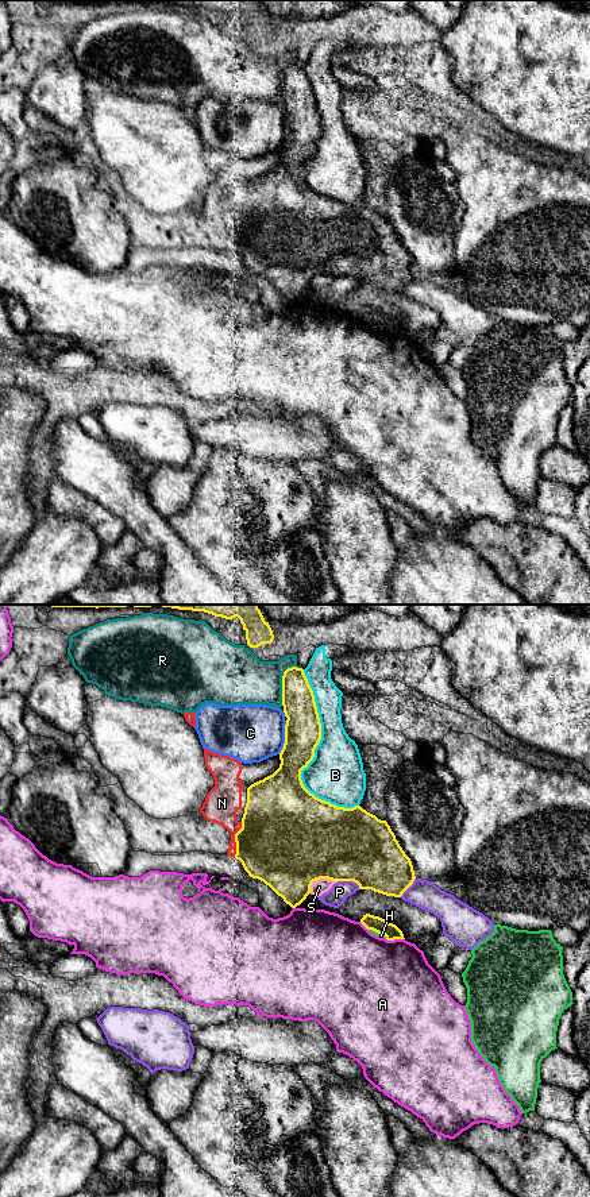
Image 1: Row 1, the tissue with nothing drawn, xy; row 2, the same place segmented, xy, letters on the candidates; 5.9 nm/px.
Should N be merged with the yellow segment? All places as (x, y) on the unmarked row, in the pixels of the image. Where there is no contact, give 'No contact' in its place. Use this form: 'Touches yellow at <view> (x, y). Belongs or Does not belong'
Touches yellow at xy (235, 235). Does not belong

